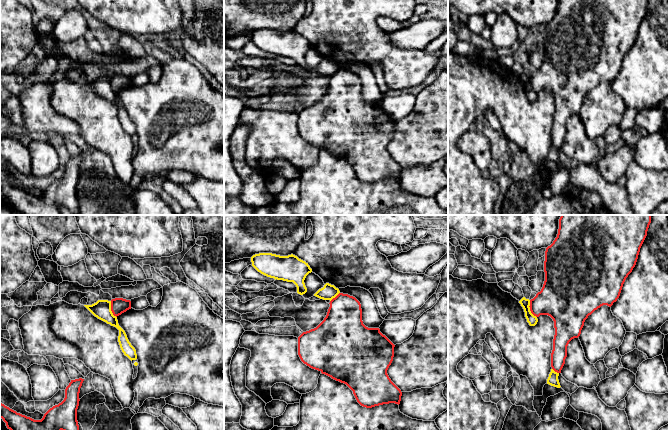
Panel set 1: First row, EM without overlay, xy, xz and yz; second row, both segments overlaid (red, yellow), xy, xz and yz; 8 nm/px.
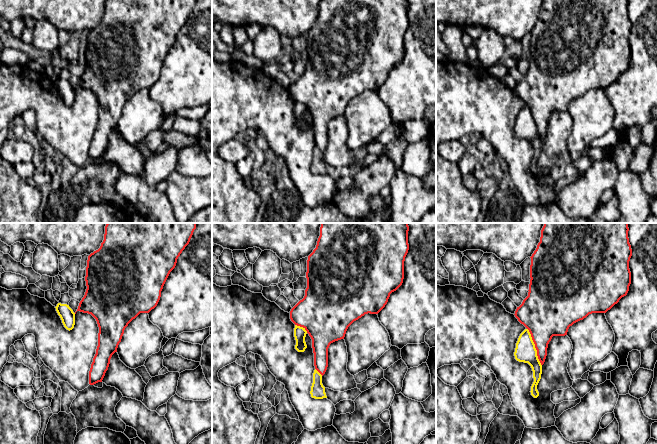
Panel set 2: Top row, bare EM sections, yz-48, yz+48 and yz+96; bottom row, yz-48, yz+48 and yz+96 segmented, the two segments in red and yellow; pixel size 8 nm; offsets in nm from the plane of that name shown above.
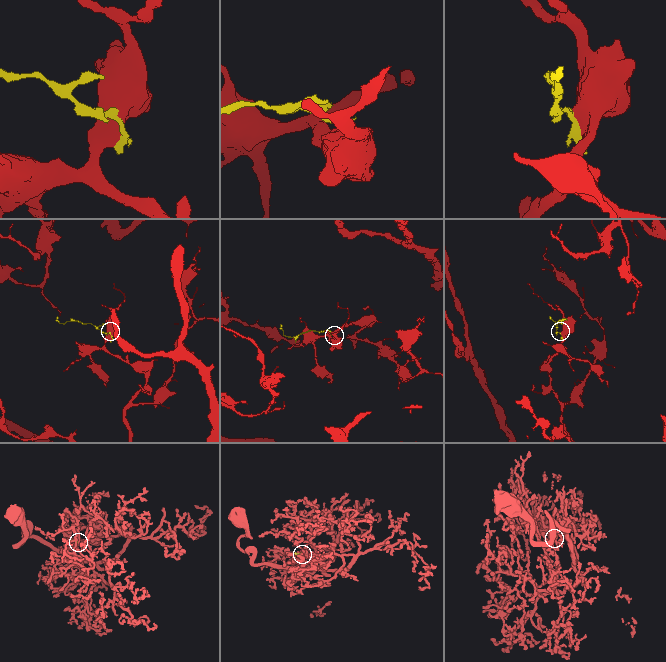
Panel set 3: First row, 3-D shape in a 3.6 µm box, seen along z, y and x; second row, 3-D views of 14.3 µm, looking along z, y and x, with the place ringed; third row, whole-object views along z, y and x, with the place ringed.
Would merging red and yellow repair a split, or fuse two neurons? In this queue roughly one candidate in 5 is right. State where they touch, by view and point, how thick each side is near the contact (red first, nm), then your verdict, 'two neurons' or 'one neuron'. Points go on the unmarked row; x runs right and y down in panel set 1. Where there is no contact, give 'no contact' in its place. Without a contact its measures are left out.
yz (530, 85) | 320/80 nm | two neurons

